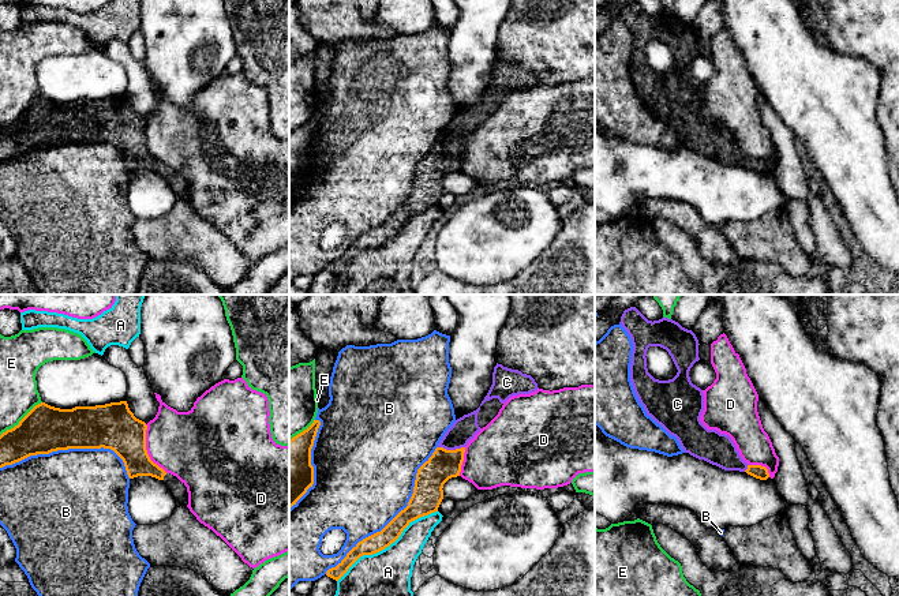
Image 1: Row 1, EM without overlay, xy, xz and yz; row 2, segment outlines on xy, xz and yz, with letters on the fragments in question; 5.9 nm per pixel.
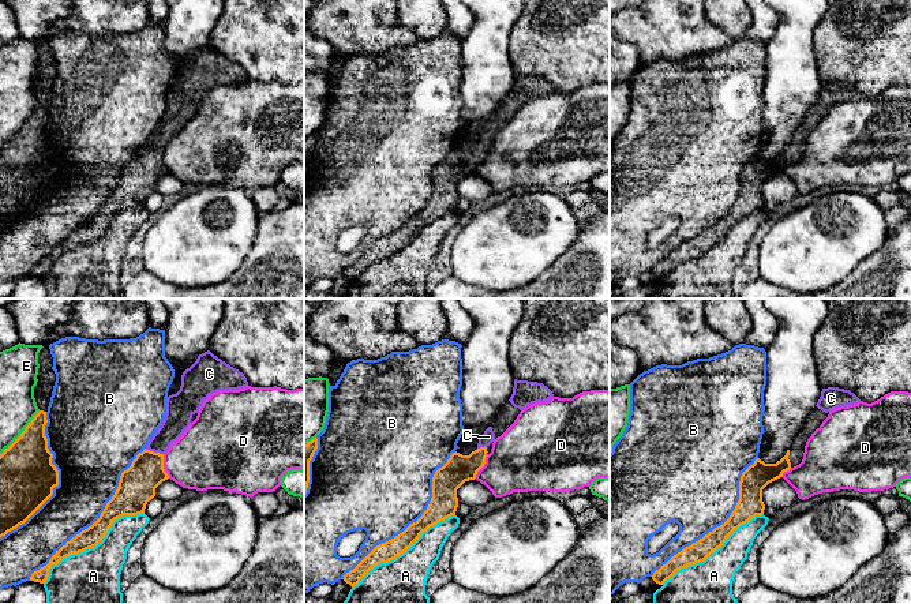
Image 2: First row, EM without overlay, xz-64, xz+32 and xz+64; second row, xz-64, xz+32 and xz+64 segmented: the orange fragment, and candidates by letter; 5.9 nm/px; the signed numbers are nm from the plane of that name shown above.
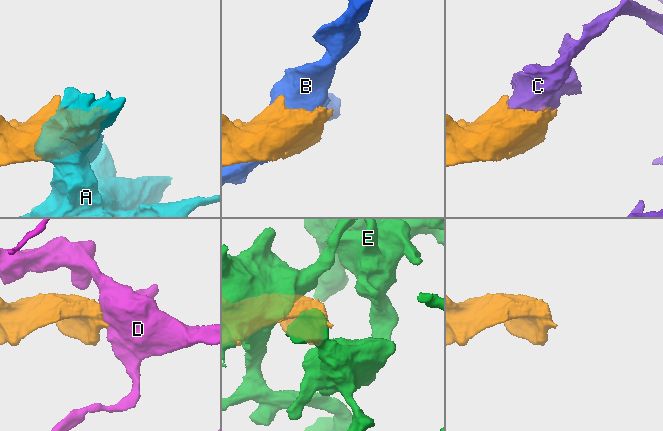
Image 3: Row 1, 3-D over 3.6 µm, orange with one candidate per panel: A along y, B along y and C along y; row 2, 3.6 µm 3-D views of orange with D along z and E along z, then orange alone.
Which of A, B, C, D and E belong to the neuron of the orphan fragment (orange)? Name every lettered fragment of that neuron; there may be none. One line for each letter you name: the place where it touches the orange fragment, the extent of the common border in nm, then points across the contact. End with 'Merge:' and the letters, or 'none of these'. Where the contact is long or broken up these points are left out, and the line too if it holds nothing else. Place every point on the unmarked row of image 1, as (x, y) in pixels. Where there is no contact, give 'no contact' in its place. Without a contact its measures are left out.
C: contact xz (452, 145); length 160 nm
Merge: C

